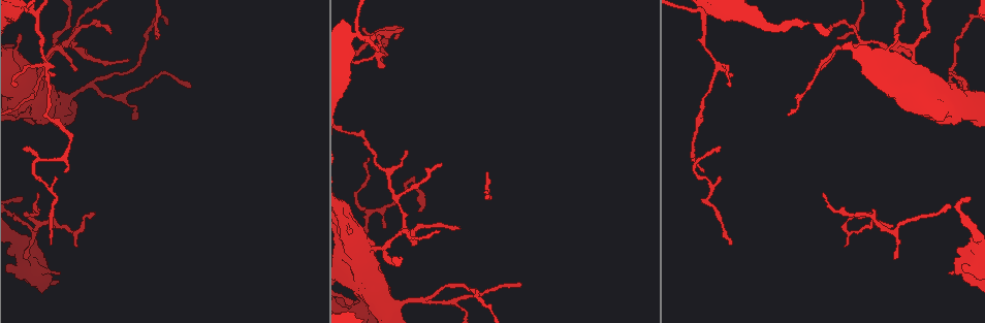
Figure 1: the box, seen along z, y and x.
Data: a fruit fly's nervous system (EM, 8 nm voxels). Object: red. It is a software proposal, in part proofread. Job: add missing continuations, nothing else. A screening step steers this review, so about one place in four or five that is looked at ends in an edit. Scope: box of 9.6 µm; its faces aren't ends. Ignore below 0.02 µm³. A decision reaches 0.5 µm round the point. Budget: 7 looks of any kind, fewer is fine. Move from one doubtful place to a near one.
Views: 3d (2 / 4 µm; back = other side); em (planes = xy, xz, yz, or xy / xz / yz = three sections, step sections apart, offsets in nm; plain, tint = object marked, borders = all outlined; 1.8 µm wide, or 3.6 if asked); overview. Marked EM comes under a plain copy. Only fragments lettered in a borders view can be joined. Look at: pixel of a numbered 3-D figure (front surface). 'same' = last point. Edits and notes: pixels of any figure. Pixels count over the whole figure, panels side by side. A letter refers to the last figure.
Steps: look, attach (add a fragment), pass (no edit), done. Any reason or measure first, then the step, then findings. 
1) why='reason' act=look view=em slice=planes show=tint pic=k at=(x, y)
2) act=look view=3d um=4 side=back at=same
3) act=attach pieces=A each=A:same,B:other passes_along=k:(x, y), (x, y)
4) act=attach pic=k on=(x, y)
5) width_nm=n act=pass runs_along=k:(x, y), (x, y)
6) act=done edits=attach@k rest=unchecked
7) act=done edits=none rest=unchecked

why='abrupt turn' act=look view=3d um=4 pic=1 at=(16, 60)

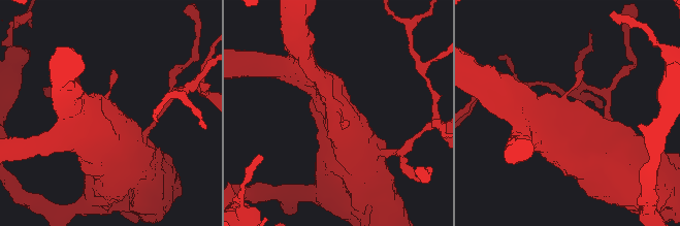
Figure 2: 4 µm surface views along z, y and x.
why='now the EM' act=look view=em um=3.6 slice=xy step=8 show=borders pic=2 at=(337, 112)

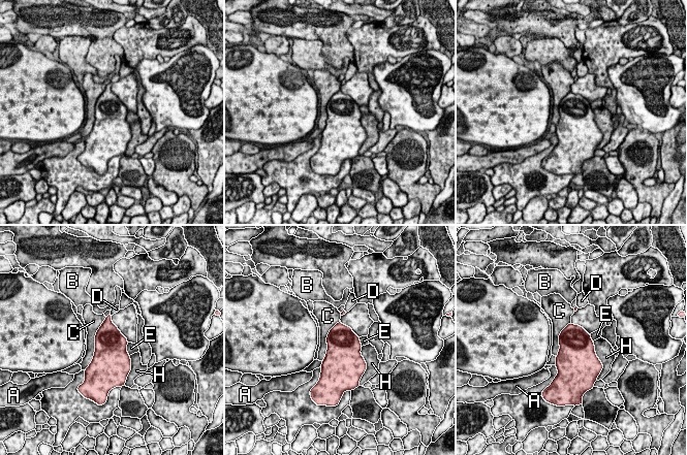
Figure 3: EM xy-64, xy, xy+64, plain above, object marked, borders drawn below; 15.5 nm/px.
act=pass each=A:other,B:other,C:other,D:other,E:other,H:other border=3:(106, 317), (86, 367) found='none of them fits'

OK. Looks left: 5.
why='three-way junction' act=look view=3d um=4 pic=1 at=(72, 46)

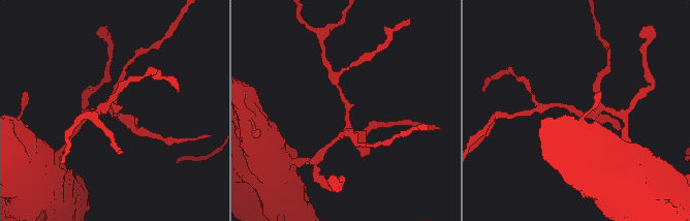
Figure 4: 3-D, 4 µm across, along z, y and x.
act=look view=em slice=xz step=8 show=tint pic=4 at=(592, 112)

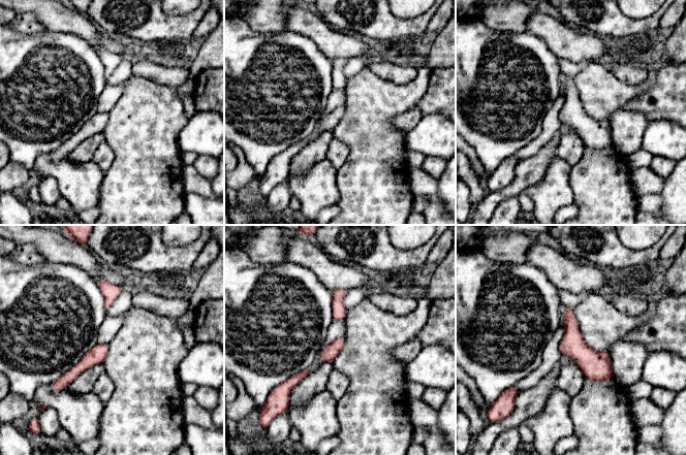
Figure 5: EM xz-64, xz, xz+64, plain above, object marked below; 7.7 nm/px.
why='another direction' act=look view=em slice=xy step=8 show=borders at=same

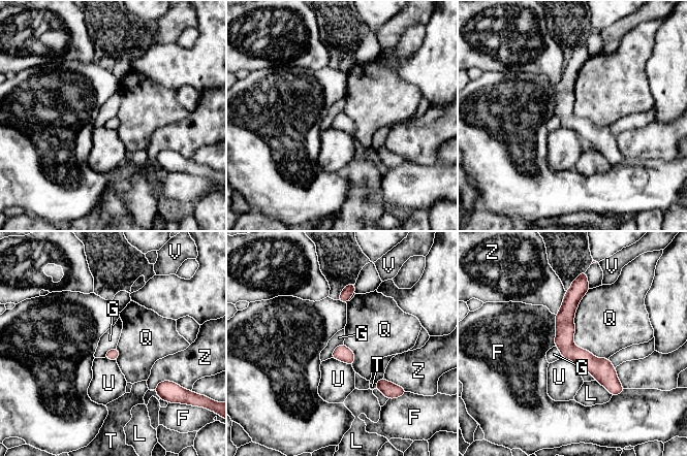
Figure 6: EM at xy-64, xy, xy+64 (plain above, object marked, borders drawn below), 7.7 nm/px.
width_nm=90 longest_contact=Q:550nm act=pass each=F:other,G:other,L:other,Q:other,T:other,U:other,V:other,Z:other found='no lettered fragment goes on from it'

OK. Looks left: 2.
why='thick turns thin' act=look view=em um=3.6 slice=xz step=4 show=tint pic=1 at=(36, 272)

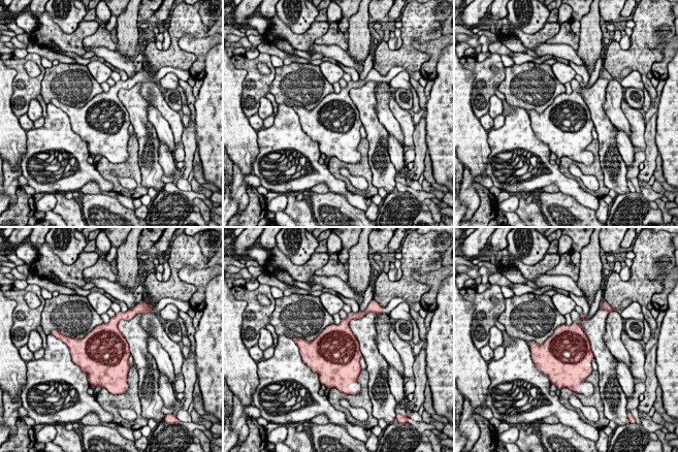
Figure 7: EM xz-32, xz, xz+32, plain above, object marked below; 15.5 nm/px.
why='another direction' act=look view=em um=3.6 slice=xy step=8 show=borders at=same

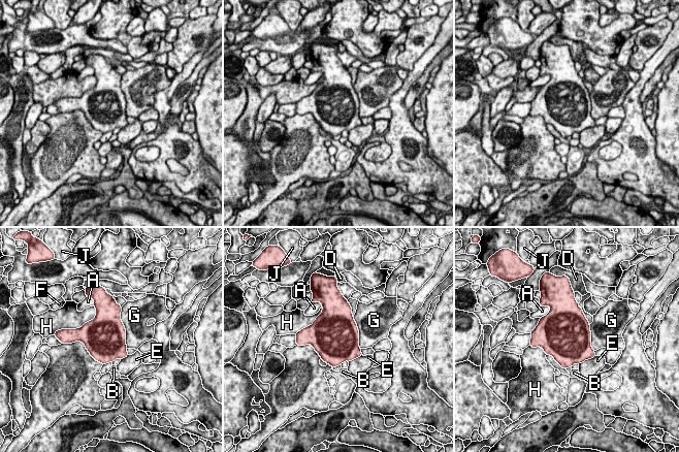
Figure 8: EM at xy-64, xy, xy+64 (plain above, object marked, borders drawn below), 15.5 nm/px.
act=pass each=A:other,B:other,D:other,E:other,F:other,G:other,H:other,J:other border=8:(121, 310), (121, 322), (128, 348) found='none of them fits'

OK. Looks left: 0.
act=done edits=none rest=unchecked

